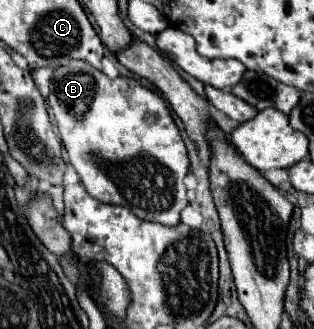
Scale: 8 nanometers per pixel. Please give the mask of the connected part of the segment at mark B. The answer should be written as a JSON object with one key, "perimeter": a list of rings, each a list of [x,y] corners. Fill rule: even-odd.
{"perimeter":[[[71,60],[71,64],[53,70],[49,104],[59,122],[59,132],[69,152],[69,162],[81,176],[81,182],[91,196],[107,204],[125,206],[141,220],[151,220],[165,226],[179,224],[179,214],[189,204],[187,186],[183,182],[189,174],[189,158],[179,128],[175,126],[159,94],[135,78],[111,80],[101,70],[91,68],[85,60]]]}

